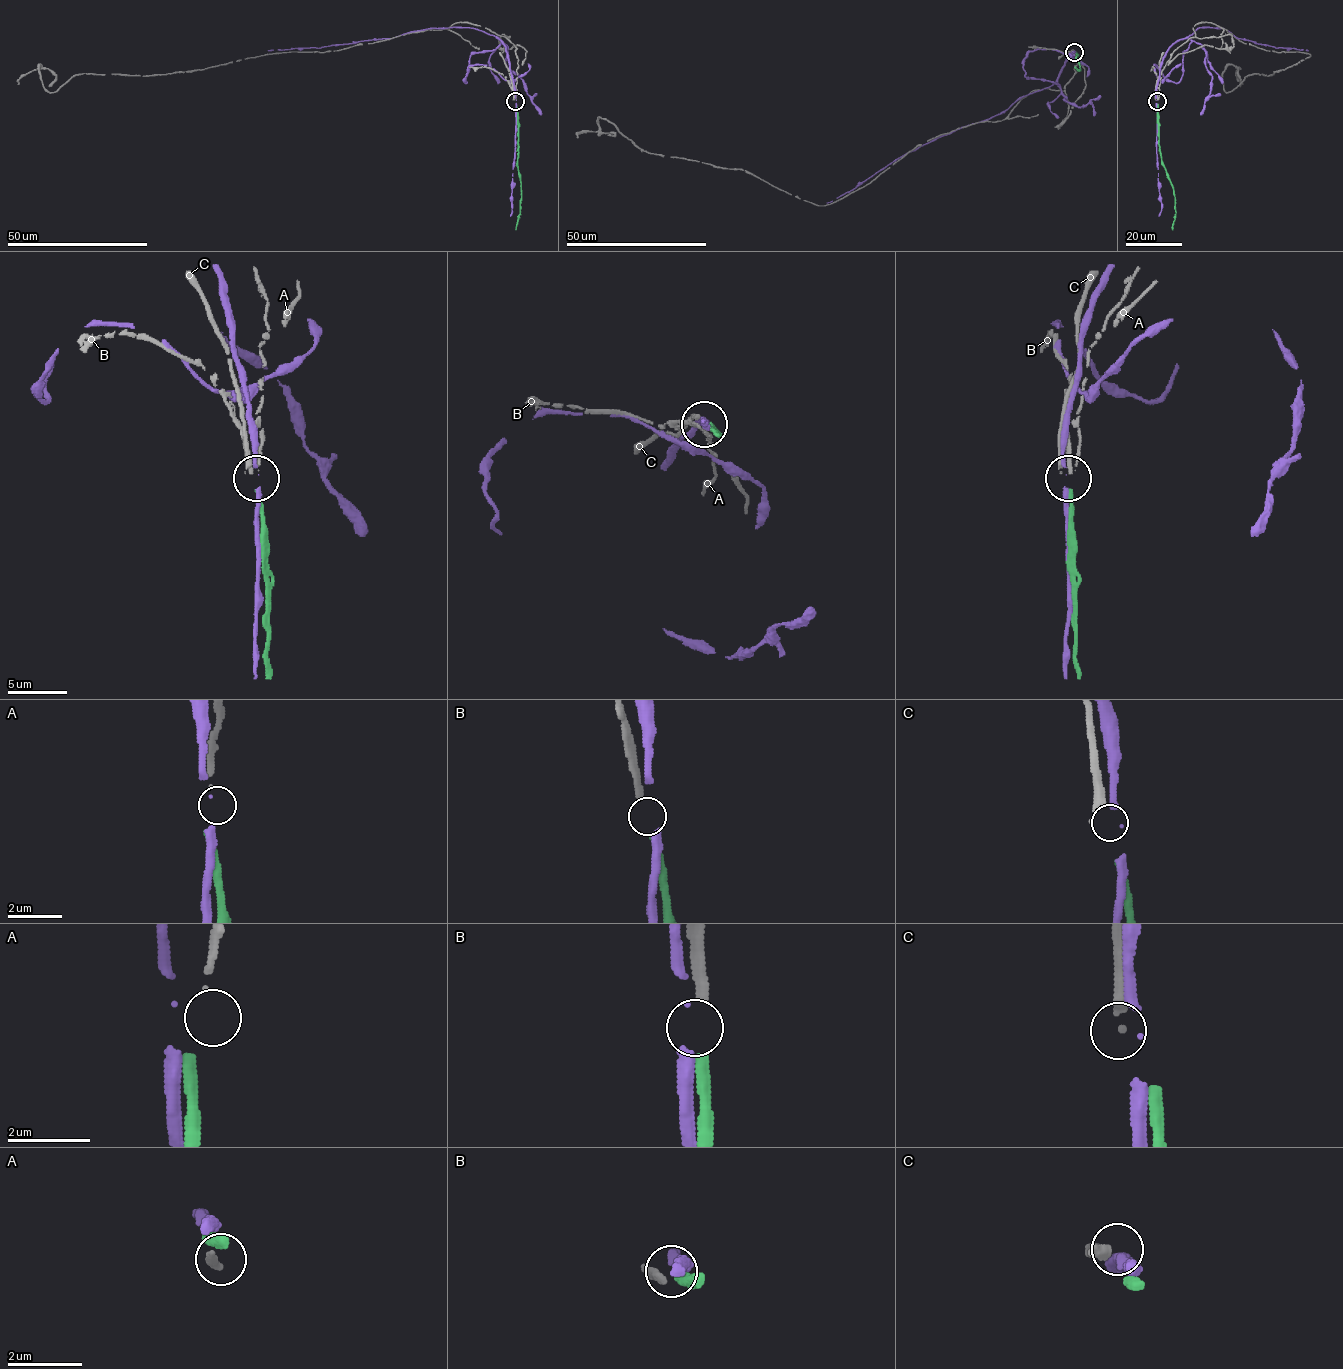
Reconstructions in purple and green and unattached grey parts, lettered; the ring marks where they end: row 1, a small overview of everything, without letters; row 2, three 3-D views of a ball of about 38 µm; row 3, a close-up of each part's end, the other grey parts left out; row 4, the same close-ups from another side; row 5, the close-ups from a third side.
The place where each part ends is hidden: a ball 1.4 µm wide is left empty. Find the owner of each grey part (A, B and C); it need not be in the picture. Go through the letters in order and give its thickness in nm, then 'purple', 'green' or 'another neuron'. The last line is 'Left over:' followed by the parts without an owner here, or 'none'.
A: 140 nm thick; another neuron
B: 200 nm thick; another neuron
C: 360 nm thick; another neuron
Left over: A, B, C

